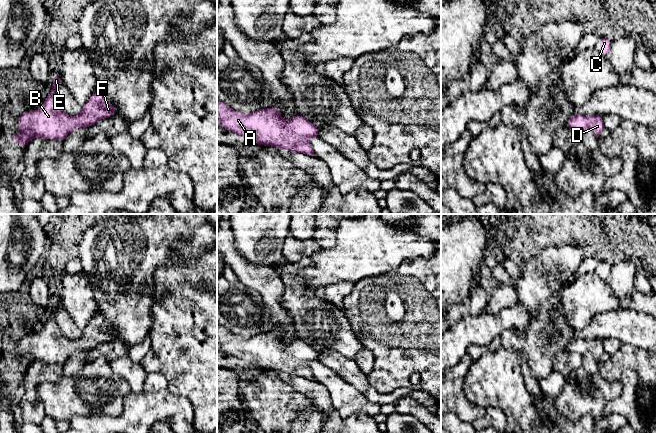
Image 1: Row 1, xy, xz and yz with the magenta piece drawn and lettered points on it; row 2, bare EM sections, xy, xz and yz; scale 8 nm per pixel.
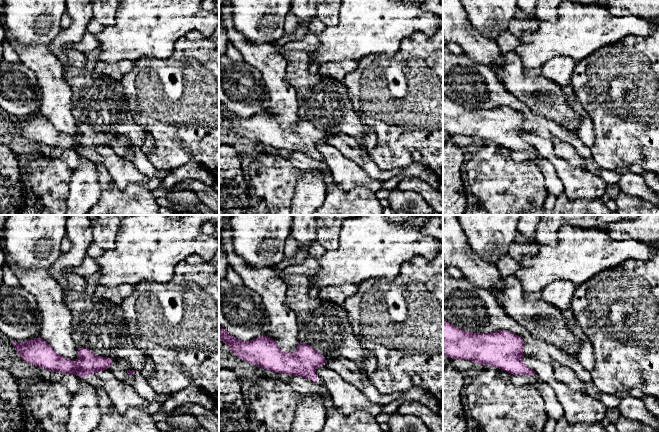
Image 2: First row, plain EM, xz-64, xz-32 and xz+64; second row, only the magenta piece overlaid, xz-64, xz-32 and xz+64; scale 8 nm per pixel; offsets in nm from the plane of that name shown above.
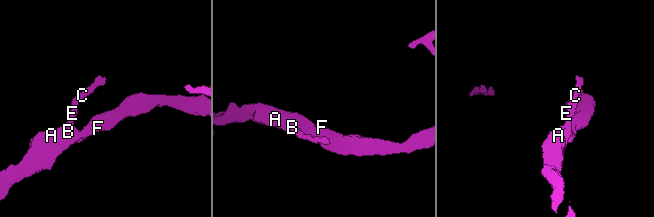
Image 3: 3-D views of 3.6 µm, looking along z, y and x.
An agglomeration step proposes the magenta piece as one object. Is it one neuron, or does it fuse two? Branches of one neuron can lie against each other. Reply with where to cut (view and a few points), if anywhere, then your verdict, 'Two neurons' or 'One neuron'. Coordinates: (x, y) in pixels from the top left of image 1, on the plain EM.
No split. One neuron

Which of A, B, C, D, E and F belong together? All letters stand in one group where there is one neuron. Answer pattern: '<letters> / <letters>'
A B C D E F

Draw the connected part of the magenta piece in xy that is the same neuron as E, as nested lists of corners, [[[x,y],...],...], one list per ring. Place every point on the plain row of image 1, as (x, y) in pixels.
[[[56,298],[52,314],[43,330],[37,334],[27,335],[18,342],[16,349],[20,350],[21,355],[18,360],[12,360],[11,363],[17,364],[21,373],[37,361],[64,365],[75,352],[91,351],[99,343],[115,339],[115,330],[111,327],[105,328],[105,317],[102,314],[95,314],[78,339],[68,339],[61,334],[55,320],[56,310],[60,307]]]

